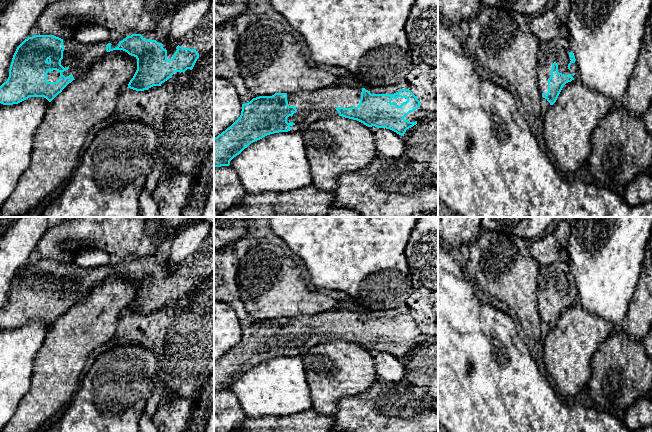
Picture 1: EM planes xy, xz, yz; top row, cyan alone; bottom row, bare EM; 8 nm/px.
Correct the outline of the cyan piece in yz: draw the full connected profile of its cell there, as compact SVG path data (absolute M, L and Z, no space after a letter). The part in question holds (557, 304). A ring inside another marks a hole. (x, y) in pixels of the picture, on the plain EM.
M568 262L539 266L537 275L538 313L553 329L563 310L578 301L577 285Z

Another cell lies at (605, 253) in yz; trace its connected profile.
M562 217L570 225L567 252L577 285L578 303L587 311L610 322L612 332L621 330L639 281L645 247L652 230L652 217Z

